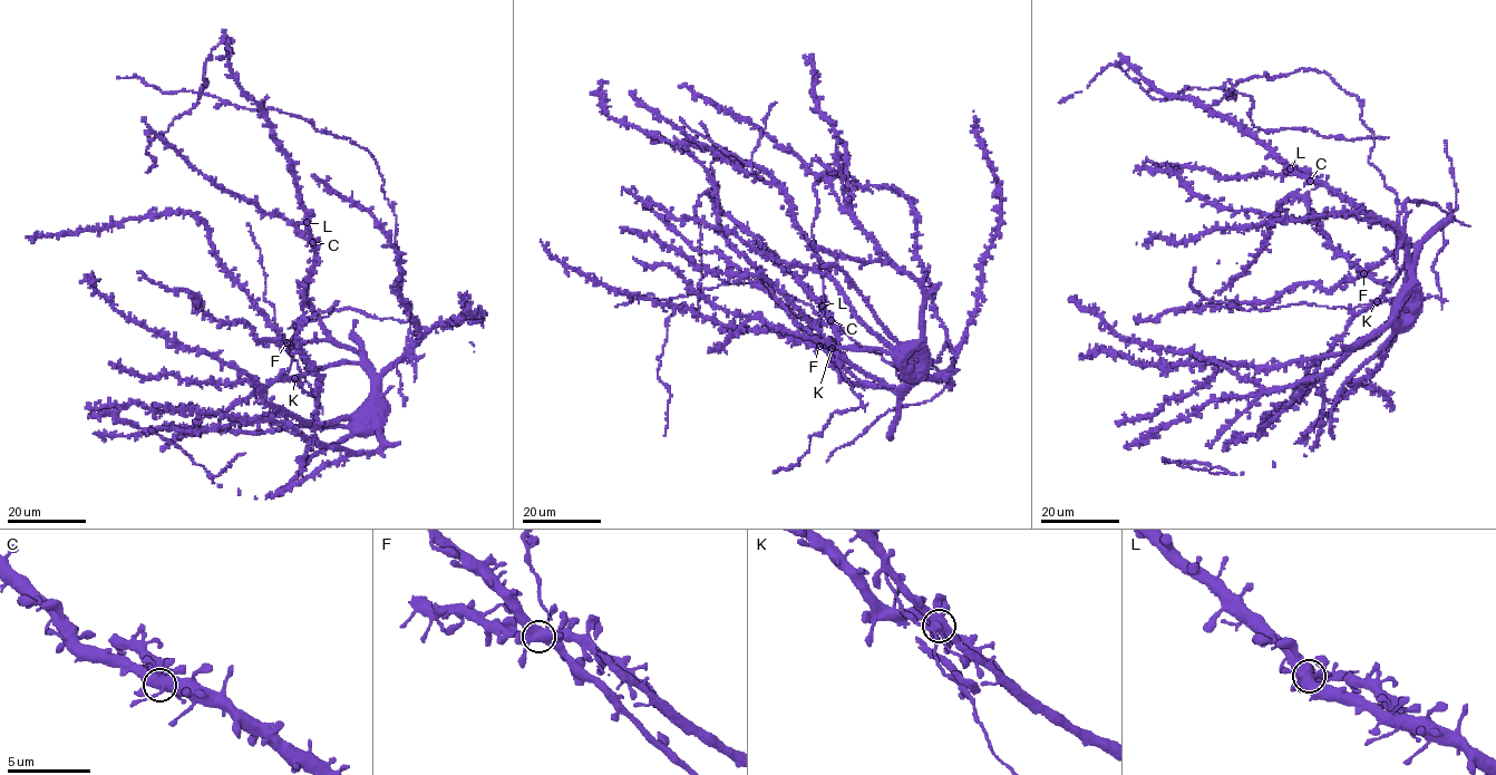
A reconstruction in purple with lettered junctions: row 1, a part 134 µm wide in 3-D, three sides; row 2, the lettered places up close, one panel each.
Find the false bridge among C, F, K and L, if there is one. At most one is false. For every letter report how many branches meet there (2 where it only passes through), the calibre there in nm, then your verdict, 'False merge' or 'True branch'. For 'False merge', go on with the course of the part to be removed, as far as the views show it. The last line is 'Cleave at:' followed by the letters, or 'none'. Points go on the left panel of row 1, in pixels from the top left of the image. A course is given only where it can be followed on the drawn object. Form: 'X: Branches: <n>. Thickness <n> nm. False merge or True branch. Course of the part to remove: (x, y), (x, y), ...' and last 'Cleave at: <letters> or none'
C: Branches: 6. Thickness 500 nm. True branch
F: Branches: 7. Thickness 600 nm. True branch
K: Branches: 6. Thickness 480 nm. True branch
L: Branches: 5. Thickness 550 nm. True branch
Cleave at: none

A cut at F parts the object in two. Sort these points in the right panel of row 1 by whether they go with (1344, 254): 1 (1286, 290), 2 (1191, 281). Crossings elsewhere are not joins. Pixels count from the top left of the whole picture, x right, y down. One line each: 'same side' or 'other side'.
1: other side
2: same side

